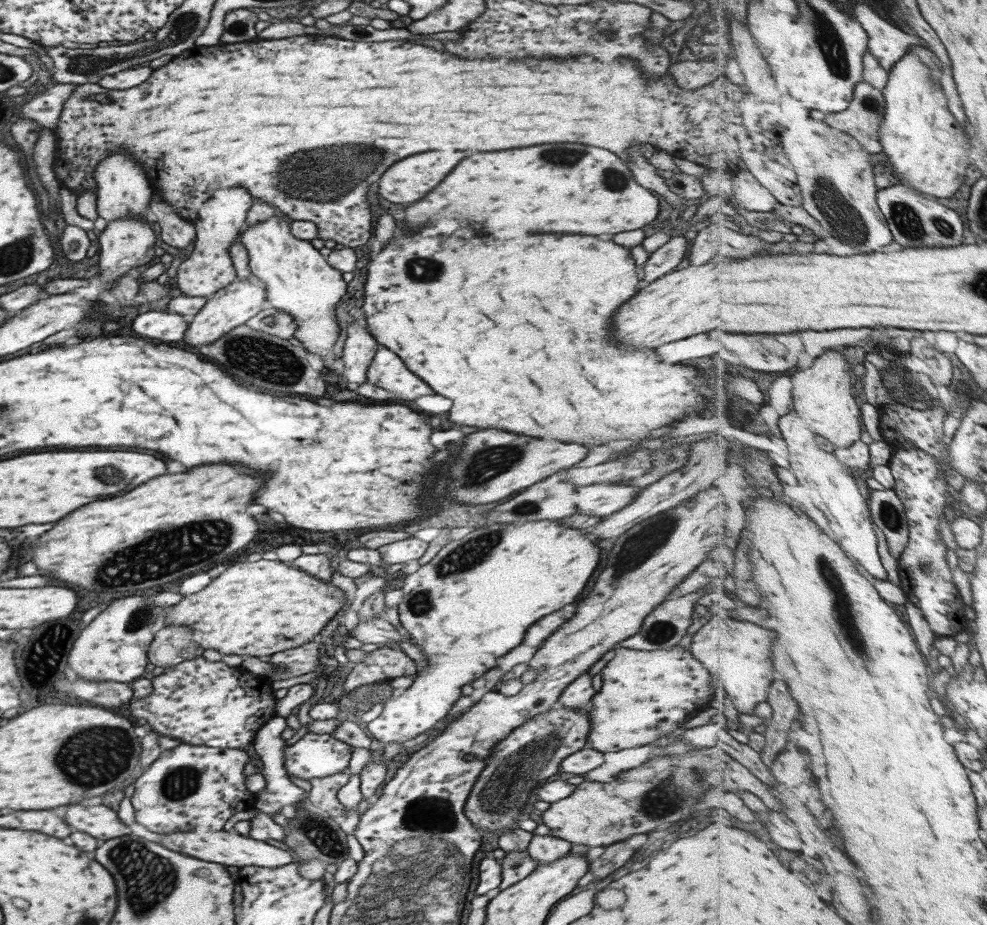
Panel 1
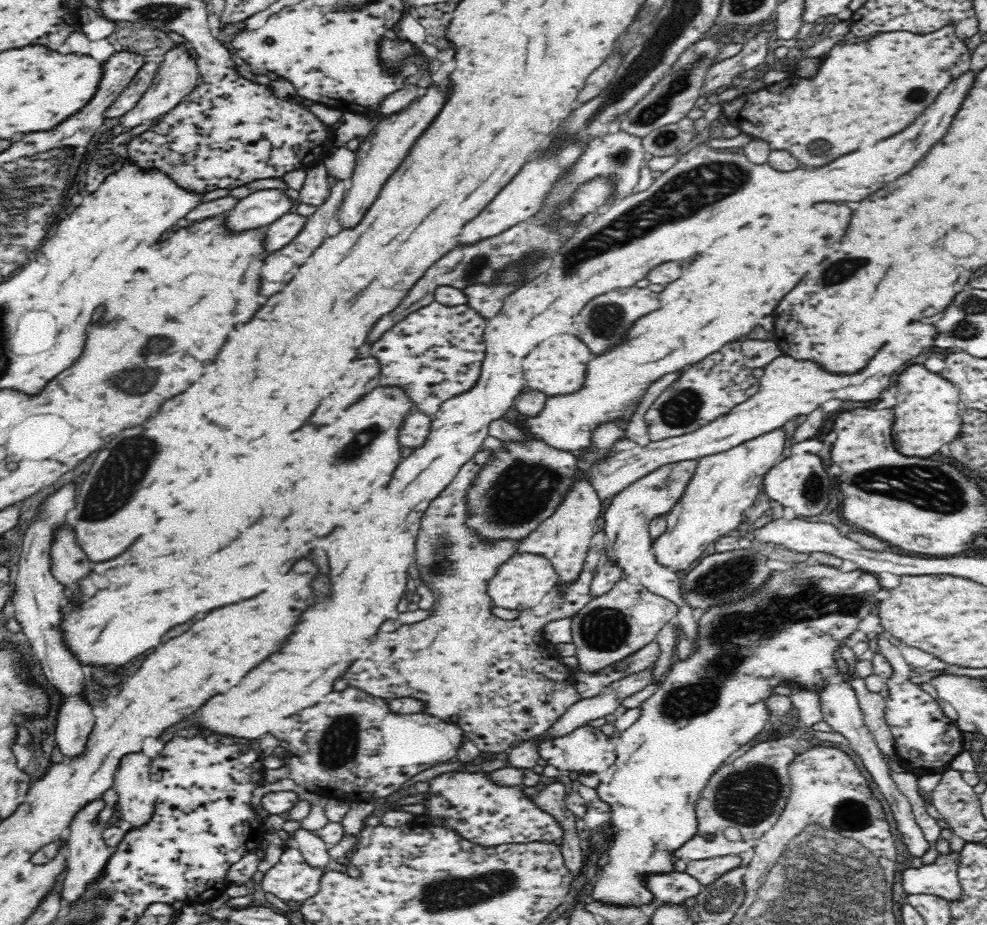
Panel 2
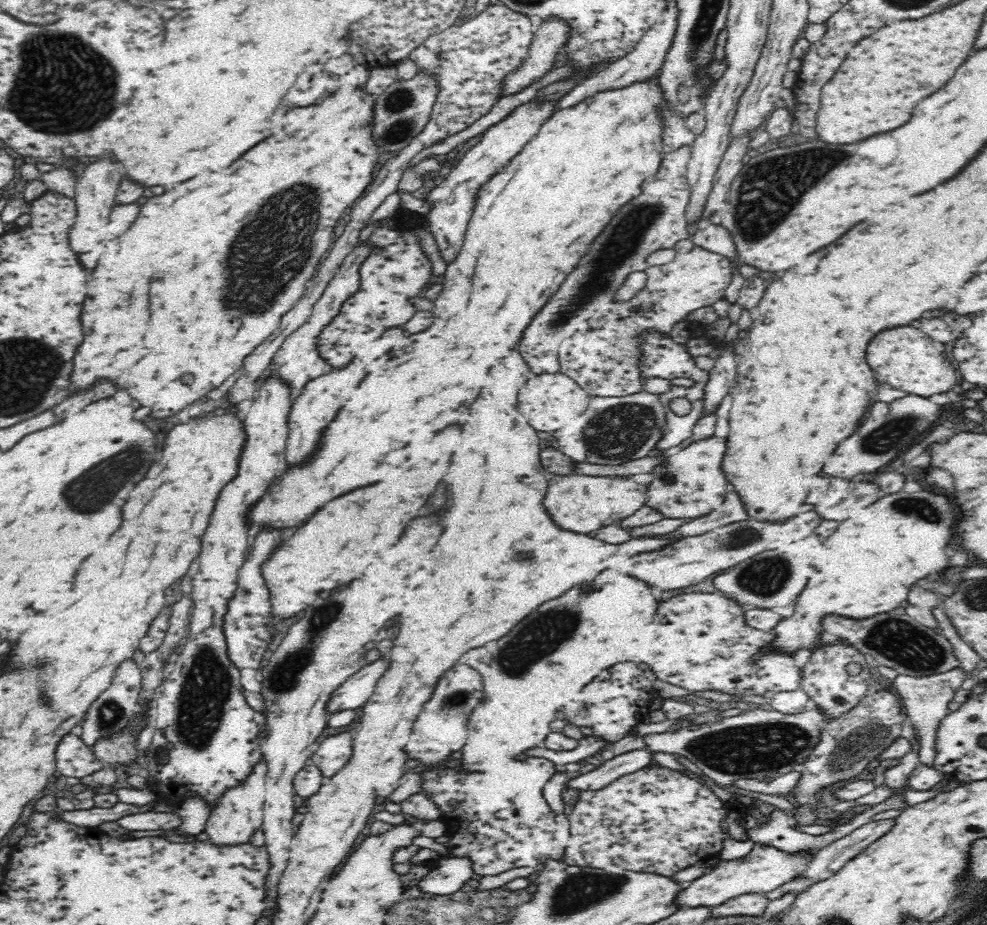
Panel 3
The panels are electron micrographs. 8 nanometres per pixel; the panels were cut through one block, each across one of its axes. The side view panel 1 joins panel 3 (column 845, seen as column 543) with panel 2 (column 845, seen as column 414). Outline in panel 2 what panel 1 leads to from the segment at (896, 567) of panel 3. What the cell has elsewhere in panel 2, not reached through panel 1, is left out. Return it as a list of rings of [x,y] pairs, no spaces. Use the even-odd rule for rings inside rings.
[[[807,561],[806,564],[800,562],[800,564],[791,565],[794,565],[794,567],[784,571],[771,571],[771,576],[760,586],[760,590],[758,590],[756,594],[742,596],[742,598],[736,600],[736,602],[728,600],[730,604],[728,604],[728,602],[722,602],[722,604],[717,604],[716,607],[711,607],[703,613],[698,620],[696,638],[691,639],[692,648],[687,658],[678,659],[670,666],[671,670],[666,680],[659,684],[659,688],[654,695],[650,696],[641,704],[642,712],[640,718],[638,718],[630,728],[620,733],[618,744],[616,744],[616,752],[608,752],[608,756],[606,756],[606,760],[604,760],[604,766],[600,768],[600,784],[598,784],[595,789],[600,795],[600,798],[610,804],[611,810],[614,812],[610,822],[618,829],[618,834],[614,835],[614,842],[612,842],[612,847],[608,850],[608,864],[600,867],[602,869],[602,875],[599,881],[594,883],[592,892],[593,900],[613,902],[616,906],[624,906],[624,904],[654,906],[657,904],[654,895],[644,887],[642,878],[644,878],[646,874],[664,874],[664,872],[674,871],[674,865],[672,865],[672,860],[674,859],[672,858],[672,850],[678,850],[684,842],[688,842],[688,840],[696,834],[696,831],[698,831],[698,820],[696,819],[696,811],[694,810],[696,800],[698,800],[696,796],[700,796],[700,792],[702,792],[704,787],[708,784],[710,776],[726,762],[726,758],[728,758],[732,752],[736,752],[741,746],[749,743],[754,736],[758,736],[760,732],[765,730],[766,724],[773,718],[772,713],[766,706],[766,699],[770,695],[773,695],[773,689],[780,686],[788,686],[793,689],[798,689],[799,691],[818,694],[818,697],[820,697],[820,710],[822,711],[824,722],[827,722],[834,731],[840,732],[840,734],[846,736],[849,740],[848,745],[862,758],[864,768],[870,772],[874,782],[878,784],[878,790],[882,792],[882,796],[884,796],[888,804],[890,804],[890,810],[892,810],[892,814],[898,825],[898,831],[900,831],[903,842],[906,844],[911,856],[922,856],[922,854],[928,850],[928,842],[924,839],[922,830],[920,830],[918,824],[916,824],[912,806],[908,798],[896,789],[896,784],[890,779],[888,764],[884,762],[882,752],[878,748],[878,745],[876,745],[876,741],[872,733],[870,733],[870,729],[864,724],[863,712],[861,711],[856,691],[854,691],[854,688],[850,685],[847,675],[844,675],[843,672],[839,670],[836,662],[839,648],[859,629],[858,625],[860,621],[864,620],[864,618],[879,608],[878,604],[880,601],[873,595],[874,592],[882,589],[879,578],[874,574],[860,571],[859,569],[843,572],[838,567],[822,565],[813,561]]]

